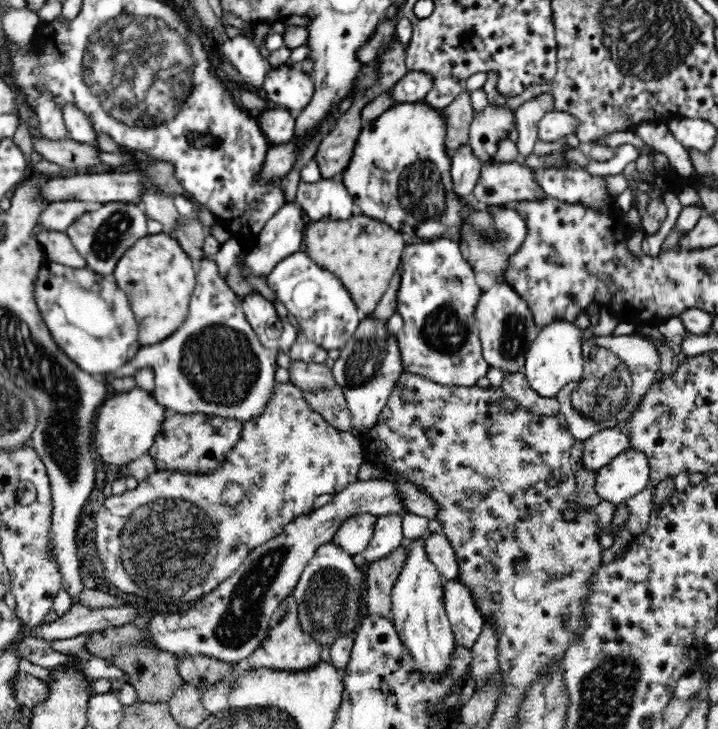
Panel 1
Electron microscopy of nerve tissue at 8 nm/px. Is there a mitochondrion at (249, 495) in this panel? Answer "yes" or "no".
no

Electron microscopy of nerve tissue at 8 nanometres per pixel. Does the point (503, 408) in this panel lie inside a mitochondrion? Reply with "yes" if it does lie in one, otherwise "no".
no

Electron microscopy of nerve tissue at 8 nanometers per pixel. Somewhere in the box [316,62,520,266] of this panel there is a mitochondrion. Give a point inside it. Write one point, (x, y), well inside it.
(421, 190)

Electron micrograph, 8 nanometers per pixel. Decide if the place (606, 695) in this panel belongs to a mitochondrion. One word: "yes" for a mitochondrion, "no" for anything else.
yes

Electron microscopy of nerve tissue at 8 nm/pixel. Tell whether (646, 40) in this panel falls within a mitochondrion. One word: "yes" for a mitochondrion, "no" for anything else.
yes

